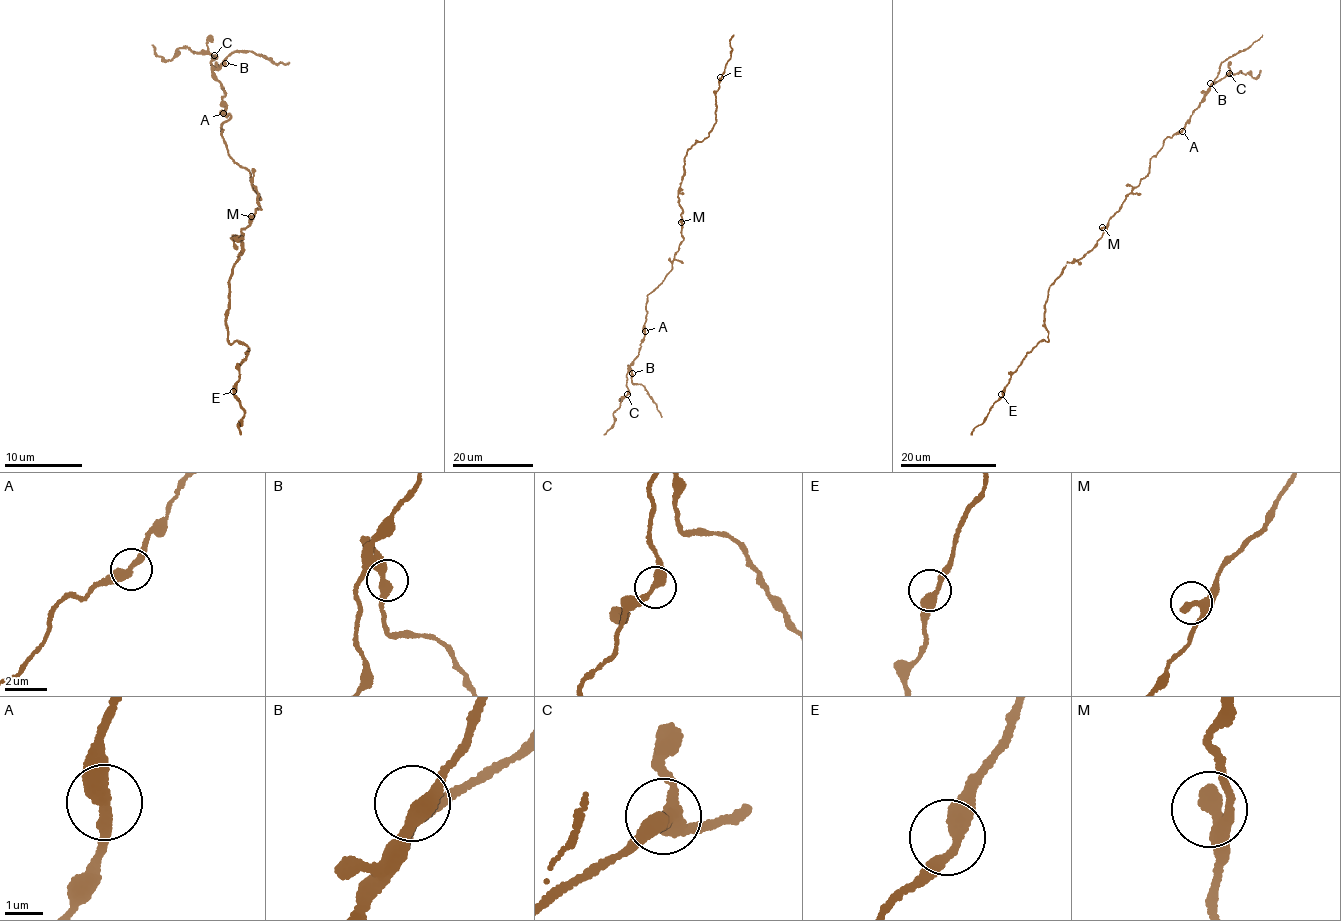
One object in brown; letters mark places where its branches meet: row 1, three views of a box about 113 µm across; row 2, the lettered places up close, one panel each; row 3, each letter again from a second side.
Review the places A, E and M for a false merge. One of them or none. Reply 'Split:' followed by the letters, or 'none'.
Split: A

